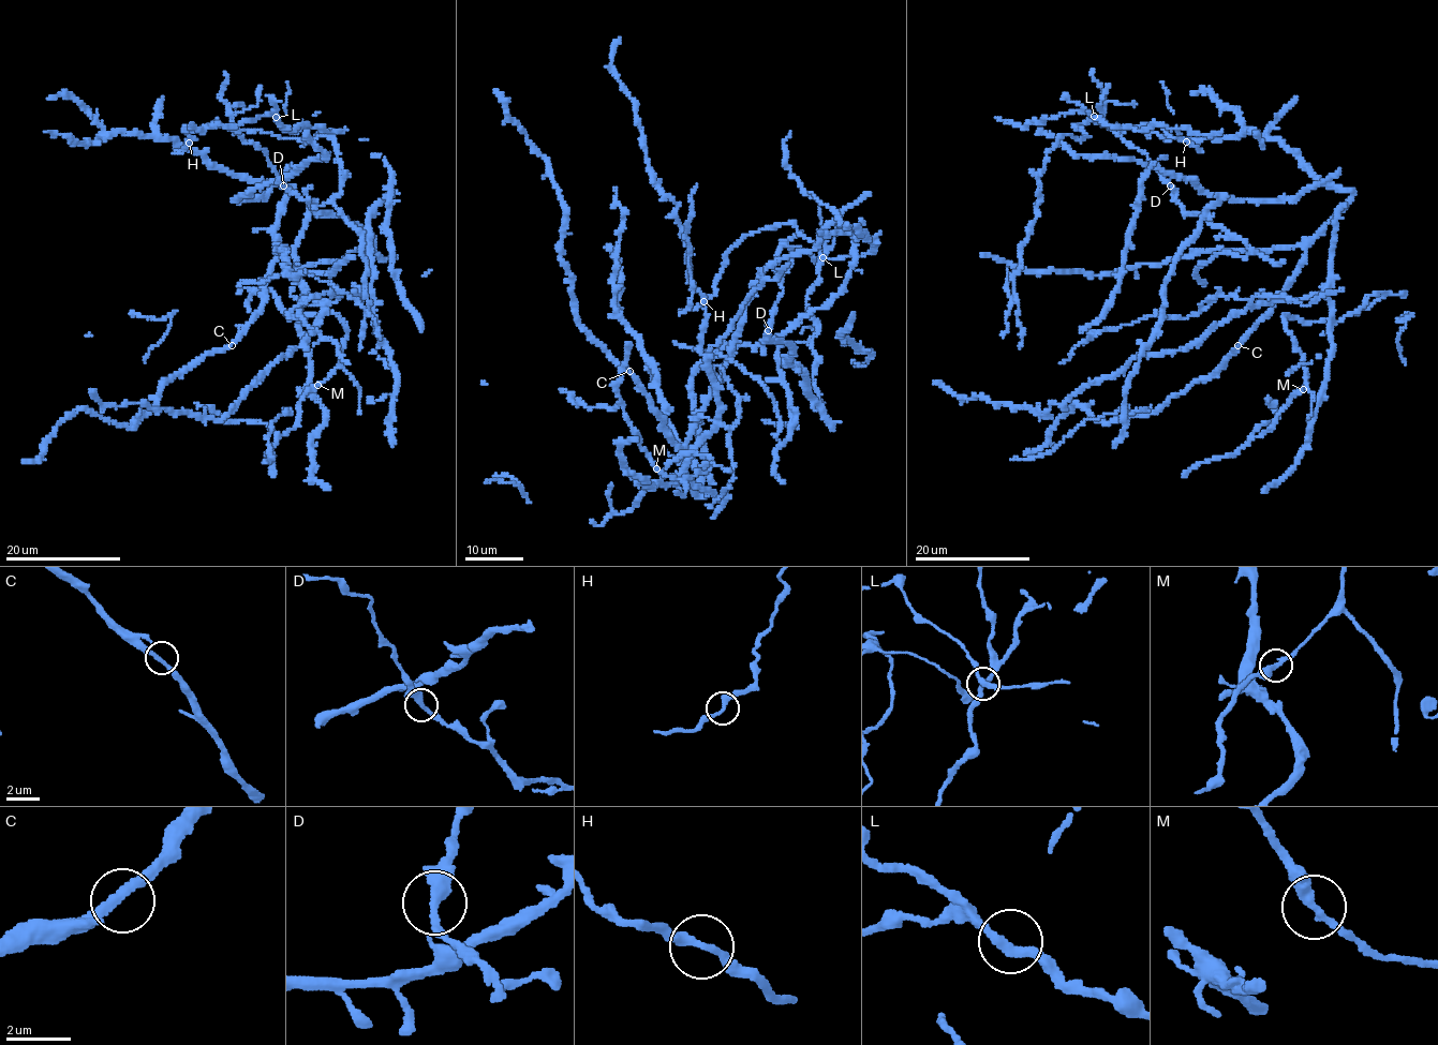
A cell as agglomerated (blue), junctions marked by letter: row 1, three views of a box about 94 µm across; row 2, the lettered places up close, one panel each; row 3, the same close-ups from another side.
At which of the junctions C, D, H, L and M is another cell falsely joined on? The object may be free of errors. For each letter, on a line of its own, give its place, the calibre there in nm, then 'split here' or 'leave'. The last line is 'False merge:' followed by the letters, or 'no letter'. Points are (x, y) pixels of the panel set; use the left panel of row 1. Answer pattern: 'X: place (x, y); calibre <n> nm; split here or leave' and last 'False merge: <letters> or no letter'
C: place (232, 345); calibre 280 nm; leave
D: place (283, 185); calibre 280 nm; leave
H: place (189, 143); calibre 280 nm; leave
L: place (276, 117); calibre 280 nm; leave
M: place (317, 385); calibre 320 nm; leave
False merge: no letter

